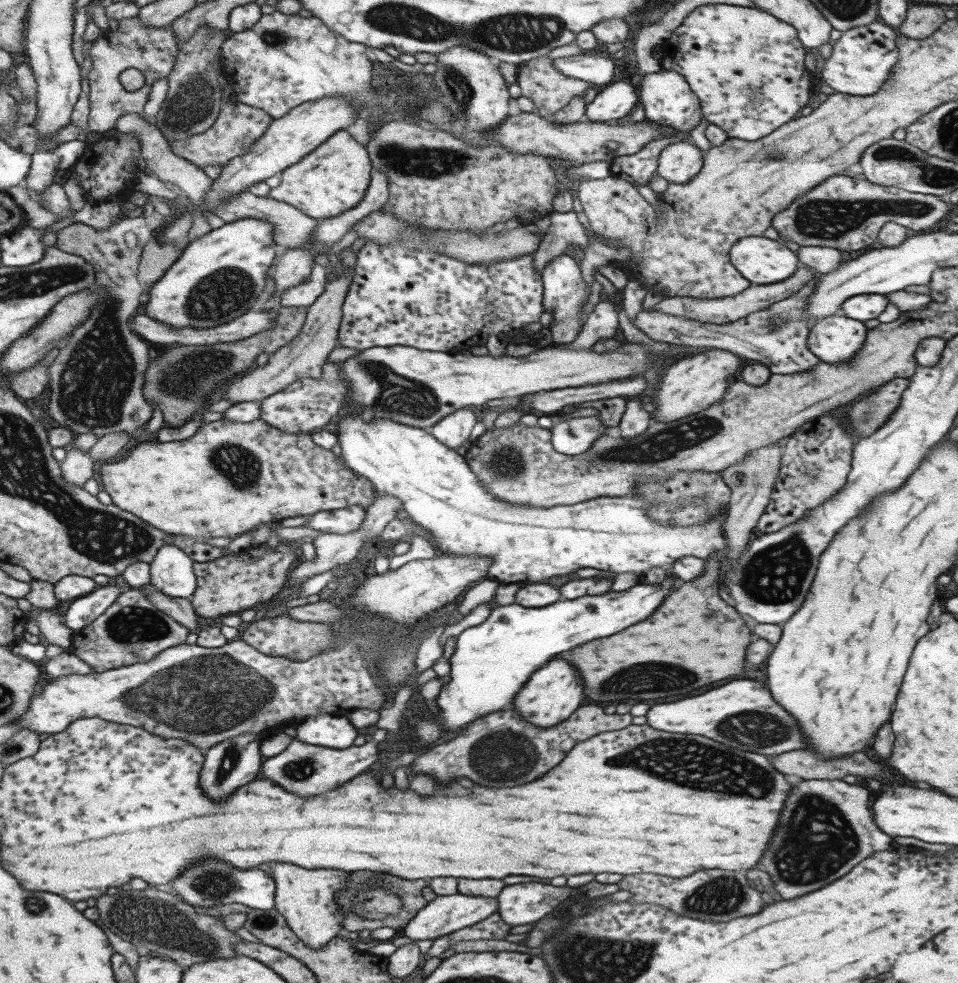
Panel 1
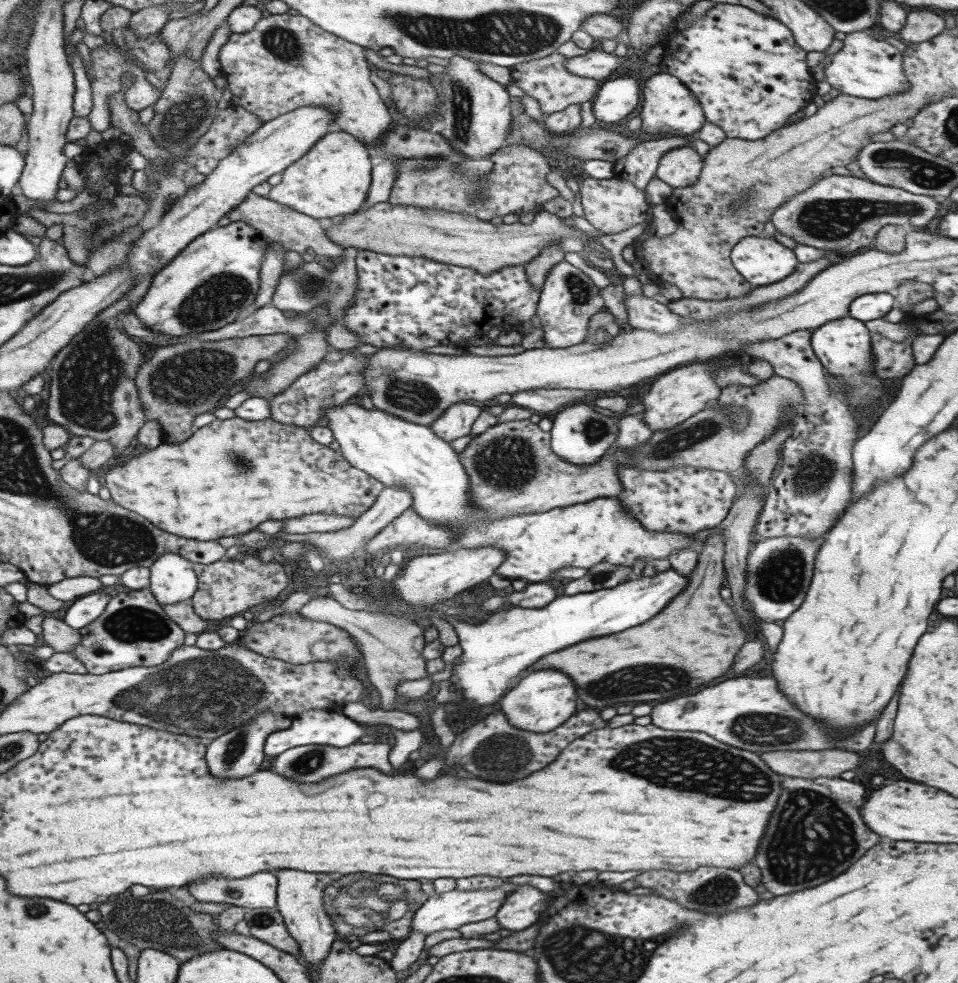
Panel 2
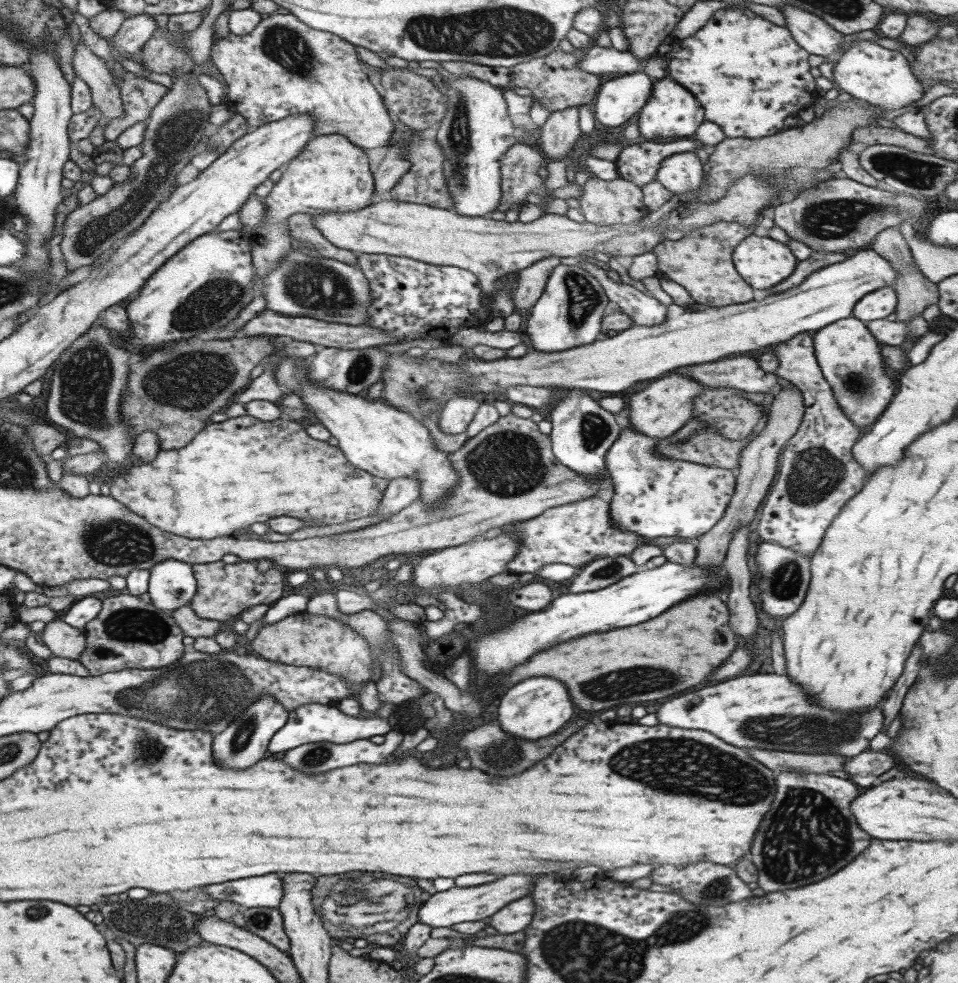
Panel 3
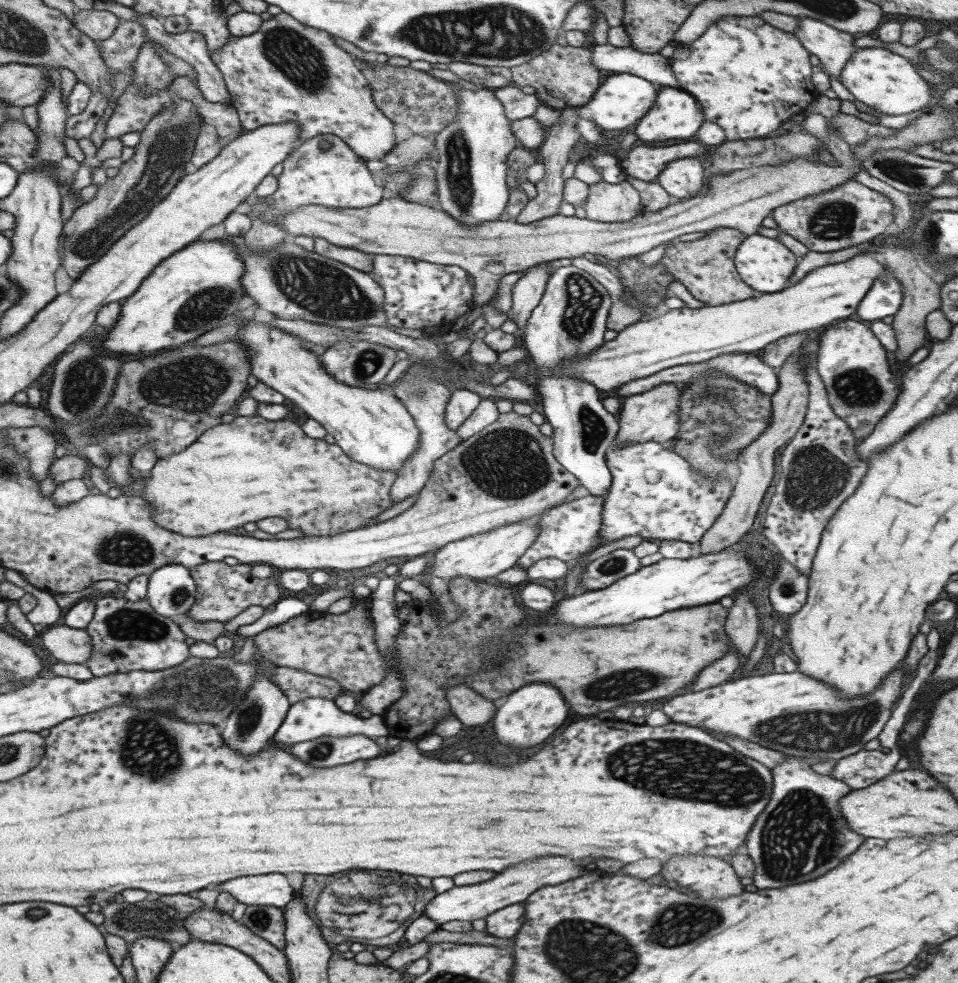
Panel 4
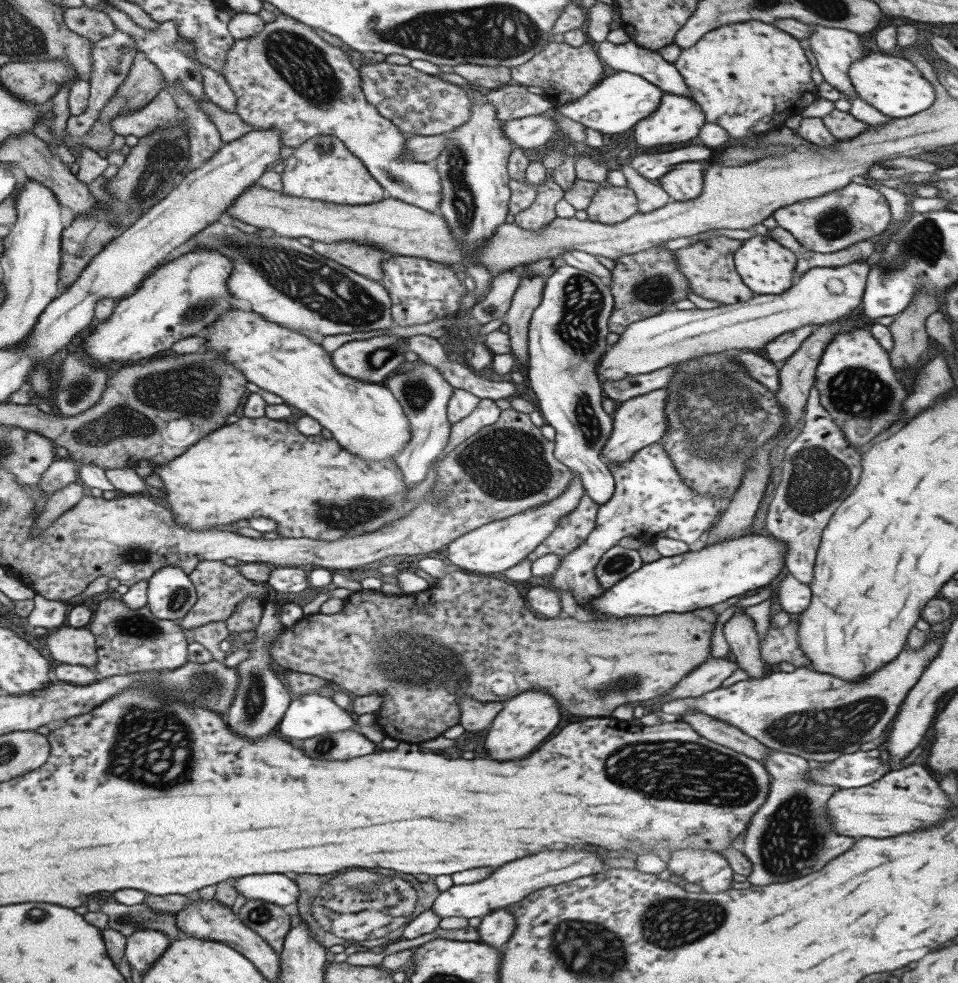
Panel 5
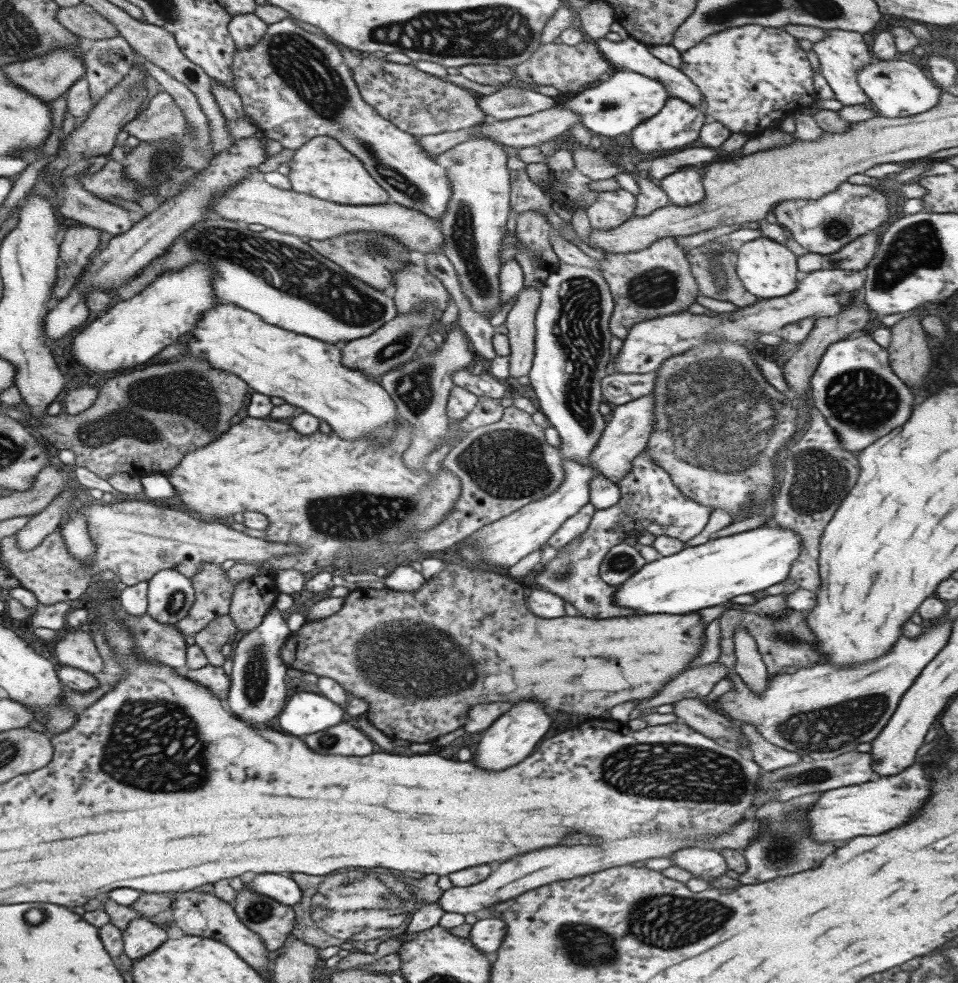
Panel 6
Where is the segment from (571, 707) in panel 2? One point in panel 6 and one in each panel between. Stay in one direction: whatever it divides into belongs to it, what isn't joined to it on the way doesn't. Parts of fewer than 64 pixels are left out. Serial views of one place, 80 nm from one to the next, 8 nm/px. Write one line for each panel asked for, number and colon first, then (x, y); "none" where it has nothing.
3: (534, 708)
4: (528, 715)
5: (526, 720)
6: (513, 735)

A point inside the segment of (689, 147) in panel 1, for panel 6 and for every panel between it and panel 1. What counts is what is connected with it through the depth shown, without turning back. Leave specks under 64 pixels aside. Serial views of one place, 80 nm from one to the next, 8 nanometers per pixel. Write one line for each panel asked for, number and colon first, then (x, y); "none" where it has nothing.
2: (680, 167)
3: (680, 173)
4: (682, 178)
5: (683, 182)
6: (683, 188)

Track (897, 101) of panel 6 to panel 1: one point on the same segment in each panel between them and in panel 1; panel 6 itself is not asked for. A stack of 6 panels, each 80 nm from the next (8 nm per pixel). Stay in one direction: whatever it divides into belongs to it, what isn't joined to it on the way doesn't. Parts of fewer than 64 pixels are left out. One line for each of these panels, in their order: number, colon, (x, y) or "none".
1: (861, 58)
2: (864, 67)
3: (867, 71)
4: (885, 81)
5: (891, 84)

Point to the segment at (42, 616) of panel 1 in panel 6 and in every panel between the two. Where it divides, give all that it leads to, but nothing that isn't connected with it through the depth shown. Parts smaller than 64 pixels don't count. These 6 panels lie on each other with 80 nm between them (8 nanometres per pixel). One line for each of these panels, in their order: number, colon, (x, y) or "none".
2: (56, 633)
3: (63, 640)
4: (65, 643)
5: (69, 645)
6: (76, 649)

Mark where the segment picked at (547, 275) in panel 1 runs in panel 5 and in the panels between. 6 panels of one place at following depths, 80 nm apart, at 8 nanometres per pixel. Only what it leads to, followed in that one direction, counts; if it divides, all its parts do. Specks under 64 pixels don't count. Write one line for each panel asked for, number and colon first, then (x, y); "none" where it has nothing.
2: (567, 299)
3: (568, 312)
4: (569, 321)
5: (567, 331)

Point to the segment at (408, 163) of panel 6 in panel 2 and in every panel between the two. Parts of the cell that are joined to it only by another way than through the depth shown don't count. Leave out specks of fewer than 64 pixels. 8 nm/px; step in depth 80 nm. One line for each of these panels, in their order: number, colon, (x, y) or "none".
2: (284, 62)
3: (270, 74)
4: (284, 71)
5: (286, 77)

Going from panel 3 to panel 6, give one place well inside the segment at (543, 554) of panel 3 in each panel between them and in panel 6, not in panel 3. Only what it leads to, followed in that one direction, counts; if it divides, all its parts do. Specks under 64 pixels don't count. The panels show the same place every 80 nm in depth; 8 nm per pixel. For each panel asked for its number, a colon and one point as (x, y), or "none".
4: (565, 531)
5: (572, 528)
6: (575, 525)

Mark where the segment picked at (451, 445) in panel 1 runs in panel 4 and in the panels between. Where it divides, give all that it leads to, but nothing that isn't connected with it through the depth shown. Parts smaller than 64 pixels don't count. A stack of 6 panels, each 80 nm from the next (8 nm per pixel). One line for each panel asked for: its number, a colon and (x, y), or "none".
2: (455, 422)
3: (454, 415)
4: (460, 404)

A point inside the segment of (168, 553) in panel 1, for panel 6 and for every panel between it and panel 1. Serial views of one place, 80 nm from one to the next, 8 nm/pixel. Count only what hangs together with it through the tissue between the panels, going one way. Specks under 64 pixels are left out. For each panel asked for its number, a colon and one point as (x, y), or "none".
2: (171, 579)
3: (171, 584)
4: (170, 590)
5: (170, 594)
6: (169, 595)

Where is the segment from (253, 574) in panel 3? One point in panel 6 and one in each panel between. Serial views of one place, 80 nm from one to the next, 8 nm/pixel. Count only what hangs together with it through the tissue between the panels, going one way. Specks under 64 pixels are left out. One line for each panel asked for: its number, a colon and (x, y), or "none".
4: (222, 591)
5: (219, 588)
6: (212, 590)

